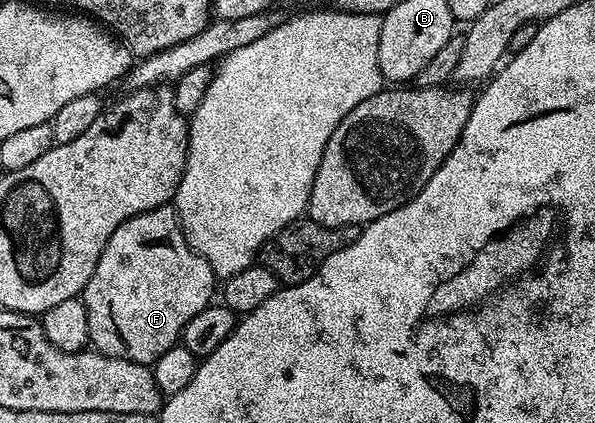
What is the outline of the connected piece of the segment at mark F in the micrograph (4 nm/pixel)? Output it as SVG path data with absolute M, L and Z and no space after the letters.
M174 205L158 206L149 212L141 212L125 224L121 224L109 236L93 276L81 295L89 316L90 345L107 358L133 360L142 366L151 366L169 348L180 345L185 324L201 308L212 305L217 294L217 276L211 265L187 244L187 237L179 225Z

